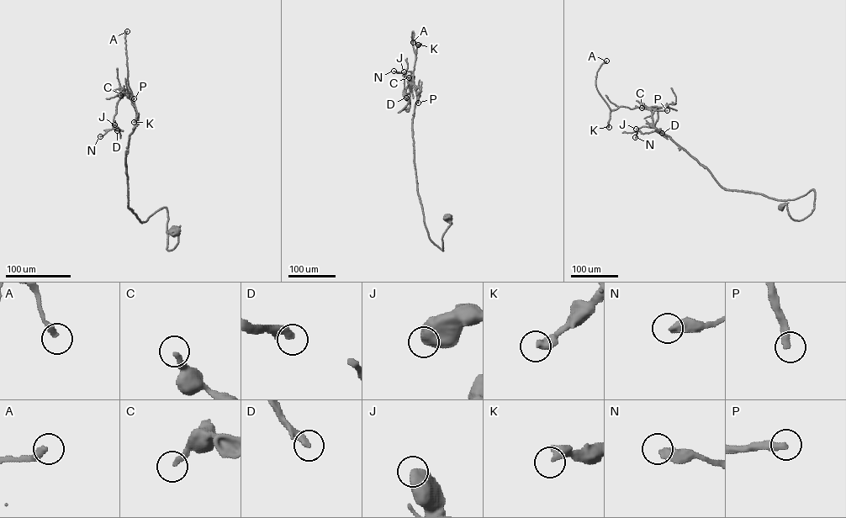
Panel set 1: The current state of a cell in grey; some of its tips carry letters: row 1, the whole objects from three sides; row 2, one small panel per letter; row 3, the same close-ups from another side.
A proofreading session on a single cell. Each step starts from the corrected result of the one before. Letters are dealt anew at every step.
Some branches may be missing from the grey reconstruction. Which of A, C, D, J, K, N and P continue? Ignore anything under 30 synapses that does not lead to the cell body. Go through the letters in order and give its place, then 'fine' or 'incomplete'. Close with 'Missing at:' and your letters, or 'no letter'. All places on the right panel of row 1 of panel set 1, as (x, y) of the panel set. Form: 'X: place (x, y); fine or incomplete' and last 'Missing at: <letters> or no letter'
A: place (606, 60); incomplete
C: place (642, 108); fine
D: place (662, 133); incomplete
J: place (636, 129); fine
K: place (609, 127); incomplete
N: place (635, 137); fine
P: place (667, 110); incomplete
Missing at: A, D, K, P

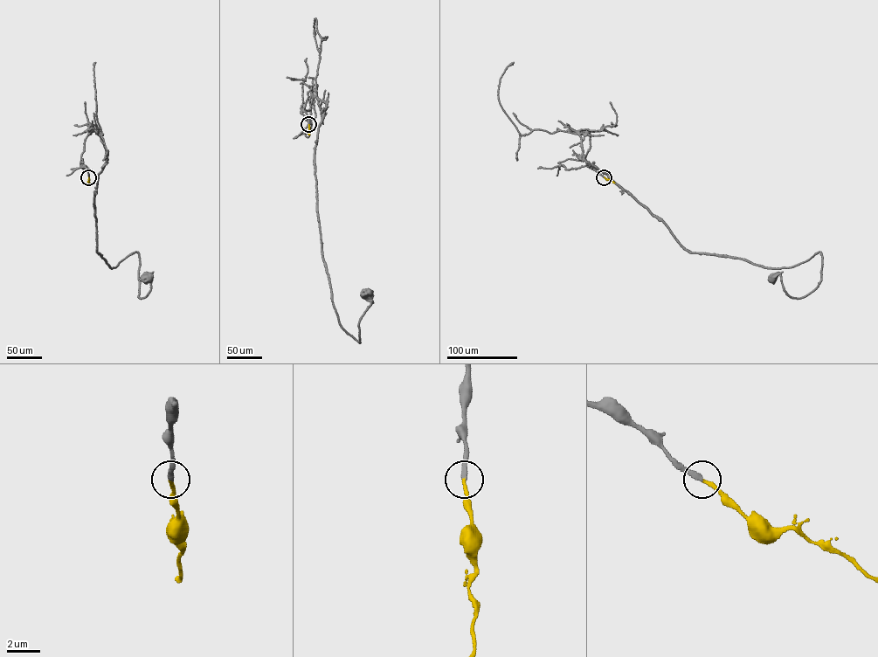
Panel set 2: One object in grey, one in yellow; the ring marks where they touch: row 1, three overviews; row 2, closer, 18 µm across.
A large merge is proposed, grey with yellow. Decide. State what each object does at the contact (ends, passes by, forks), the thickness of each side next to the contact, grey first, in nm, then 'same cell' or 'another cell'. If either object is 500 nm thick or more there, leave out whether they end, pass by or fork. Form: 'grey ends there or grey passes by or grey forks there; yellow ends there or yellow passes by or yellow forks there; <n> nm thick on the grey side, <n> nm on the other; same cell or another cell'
grey ends there; yellow ends there; 320 nm thick on the grey side, 220 nm on the other; same cell

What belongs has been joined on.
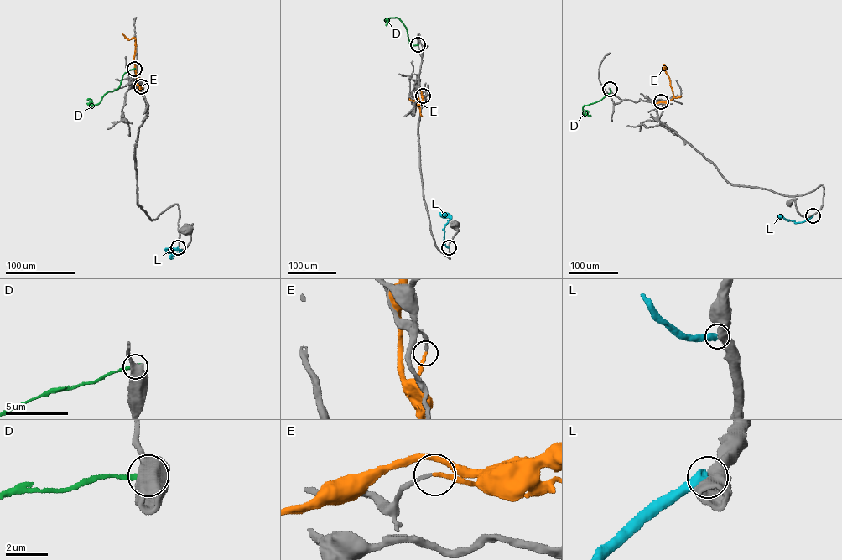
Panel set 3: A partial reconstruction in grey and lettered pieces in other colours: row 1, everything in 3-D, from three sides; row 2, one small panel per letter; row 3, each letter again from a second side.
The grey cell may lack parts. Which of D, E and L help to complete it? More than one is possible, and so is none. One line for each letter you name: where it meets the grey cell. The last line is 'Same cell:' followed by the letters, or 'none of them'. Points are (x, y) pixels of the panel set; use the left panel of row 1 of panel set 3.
Same cell: none of them

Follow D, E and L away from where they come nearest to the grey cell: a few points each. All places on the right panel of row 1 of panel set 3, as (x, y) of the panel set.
D: (610, 89), (610, 92), (600, 100), (584, 105), (584, 115), (588, 114), (585, 111)
E: (661, 101), (671, 100), (673, 95), (663, 64)
L: (813, 215), (803, 221), (795, 223), (779, 216)

